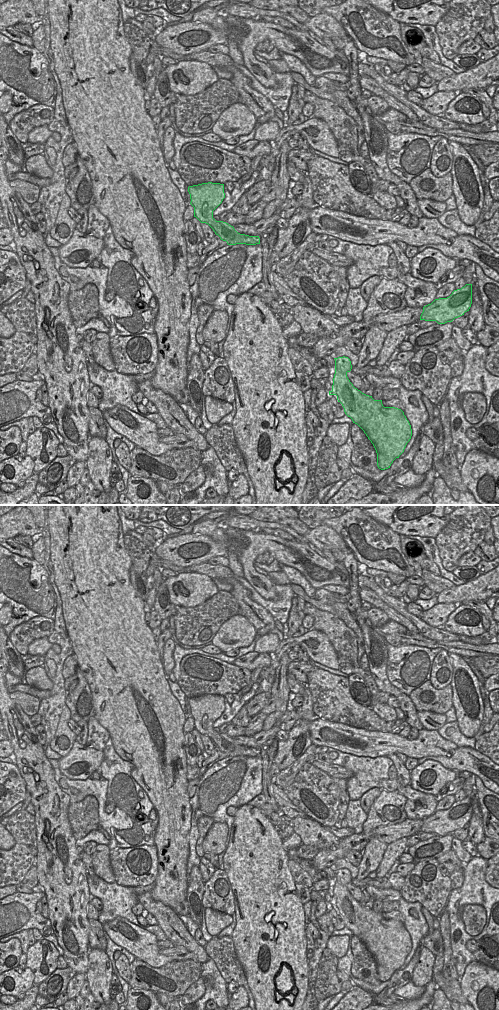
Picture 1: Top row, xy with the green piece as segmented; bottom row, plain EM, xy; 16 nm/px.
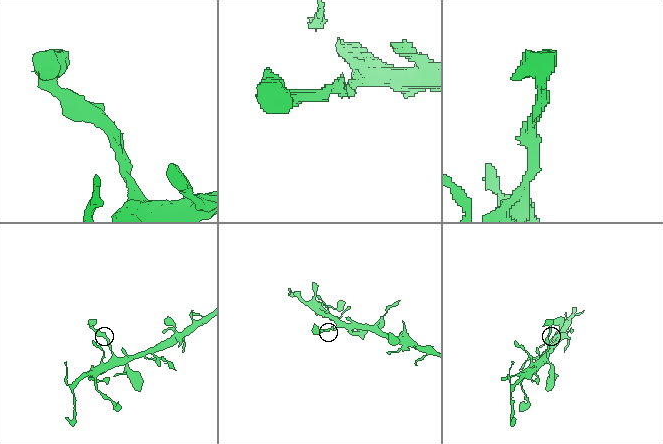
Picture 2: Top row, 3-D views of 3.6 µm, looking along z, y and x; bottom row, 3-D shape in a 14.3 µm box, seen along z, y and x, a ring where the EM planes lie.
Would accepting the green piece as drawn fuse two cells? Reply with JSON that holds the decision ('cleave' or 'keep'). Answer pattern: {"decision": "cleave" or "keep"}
{"decision": "keep"}

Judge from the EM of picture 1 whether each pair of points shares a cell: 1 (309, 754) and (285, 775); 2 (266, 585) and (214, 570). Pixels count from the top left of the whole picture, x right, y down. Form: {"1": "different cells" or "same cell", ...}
{"1": "same cell", "2": "different cells"}

